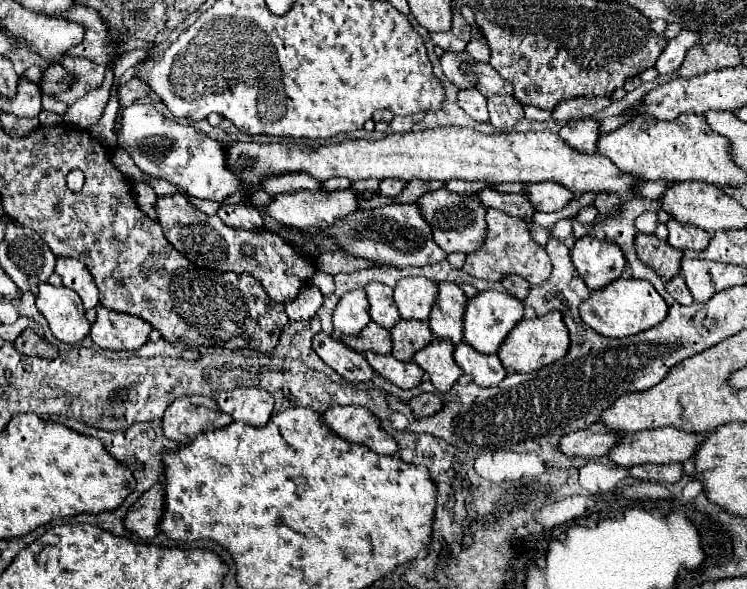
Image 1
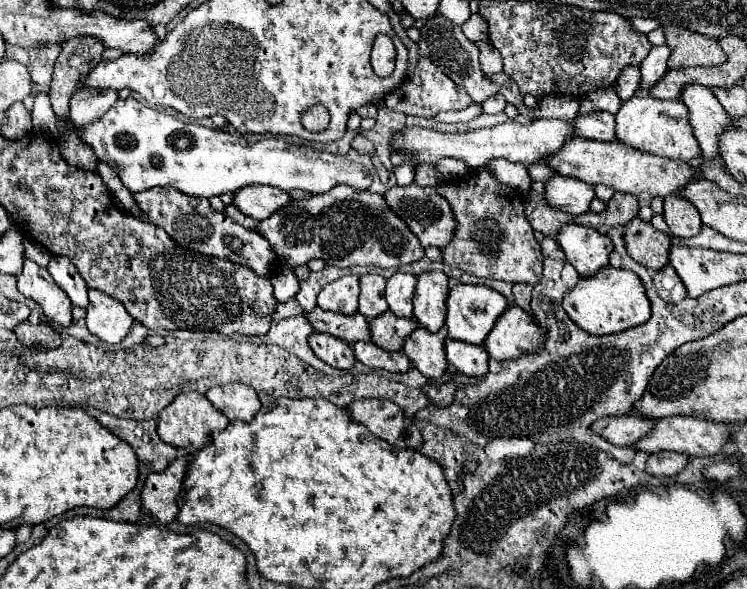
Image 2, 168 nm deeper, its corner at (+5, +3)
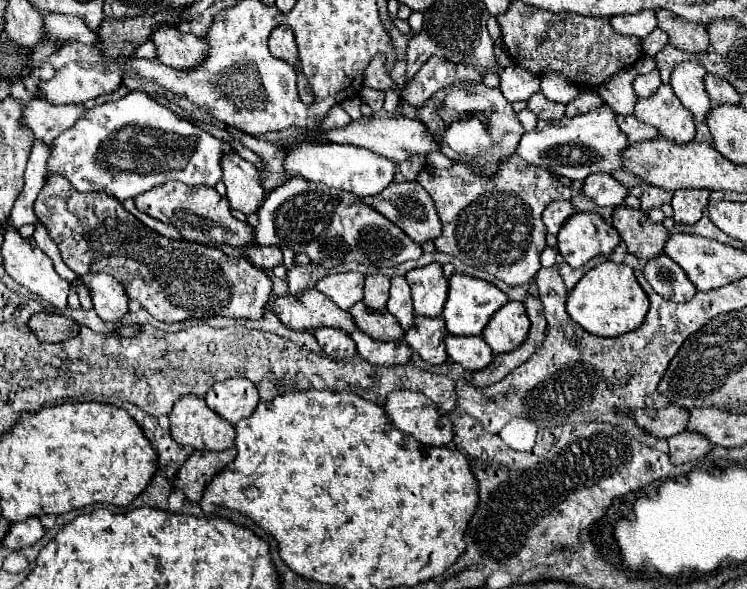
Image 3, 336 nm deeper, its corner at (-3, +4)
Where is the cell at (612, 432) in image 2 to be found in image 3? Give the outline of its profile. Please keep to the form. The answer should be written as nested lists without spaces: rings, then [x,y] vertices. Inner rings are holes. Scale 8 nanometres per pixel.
[[[668,406],[664,410],[640,410],[634,408],[630,412],[630,418],[636,422],[636,426],[644,428],[650,436],[656,438],[670,438],[680,432],[684,432],[688,422],[688,410]]]

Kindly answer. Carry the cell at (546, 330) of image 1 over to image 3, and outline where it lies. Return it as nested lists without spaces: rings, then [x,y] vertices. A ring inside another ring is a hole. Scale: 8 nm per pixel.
[[[508,302],[496,312],[492,322],[482,332],[482,338],[492,348],[494,354],[506,354],[516,350],[530,330],[530,320],[522,302]]]

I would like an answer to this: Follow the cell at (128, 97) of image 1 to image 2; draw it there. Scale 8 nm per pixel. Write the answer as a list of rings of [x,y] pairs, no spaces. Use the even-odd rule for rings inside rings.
[[[82,89],[70,97],[68,119],[72,121],[74,127],[90,123],[100,115],[104,115],[104,111],[108,111],[116,101],[118,93],[114,89],[104,89],[104,91]]]

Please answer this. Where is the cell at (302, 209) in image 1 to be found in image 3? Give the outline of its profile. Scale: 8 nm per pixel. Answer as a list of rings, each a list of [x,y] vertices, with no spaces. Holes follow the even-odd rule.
[[[228,156],[224,160],[222,182],[226,184],[230,206],[244,214],[256,214],[268,196],[260,172],[240,156]]]

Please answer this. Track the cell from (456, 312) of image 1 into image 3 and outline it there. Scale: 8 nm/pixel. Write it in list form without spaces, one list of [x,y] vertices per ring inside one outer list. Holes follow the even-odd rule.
[[[428,264],[414,268],[406,274],[406,280],[412,290],[414,312],[418,316],[438,318],[442,316],[444,302],[448,298],[448,280],[440,264]]]

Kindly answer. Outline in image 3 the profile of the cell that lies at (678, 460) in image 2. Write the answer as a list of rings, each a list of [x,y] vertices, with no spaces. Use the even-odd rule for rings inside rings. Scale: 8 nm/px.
[[[682,432],[672,438],[668,438],[668,456],[674,466],[704,458],[710,452],[712,444],[696,432]]]

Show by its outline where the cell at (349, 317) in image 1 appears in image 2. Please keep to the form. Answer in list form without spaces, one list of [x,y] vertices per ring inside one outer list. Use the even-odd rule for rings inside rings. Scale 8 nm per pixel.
[[[344,275],[336,281],[332,281],[330,285],[326,285],[316,301],[322,309],[334,311],[334,313],[344,313],[344,315],[352,315],[358,311],[358,277],[356,275]]]

